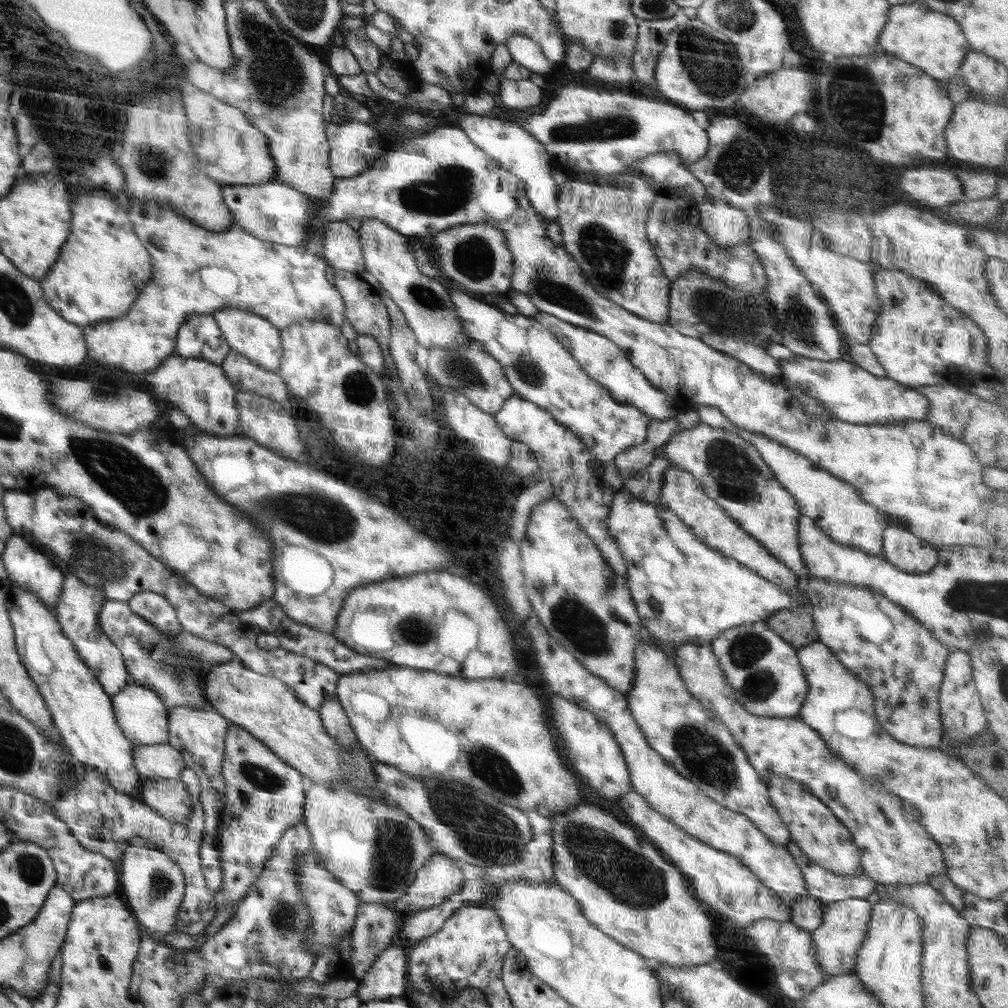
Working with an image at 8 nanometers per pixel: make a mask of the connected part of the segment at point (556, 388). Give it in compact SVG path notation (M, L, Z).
M455 287L451 289L450 299L462 319L464 333L479 342L484 350L491 353L503 366L506 379L512 385L515 394L546 409L556 421L568 428L598 461L607 465L621 453L646 441L648 426L653 418L648 417L640 407L617 401L606 386L591 379L568 349L556 340L549 328L542 326L533 317L508 314L498 306L474 299L465 291Z

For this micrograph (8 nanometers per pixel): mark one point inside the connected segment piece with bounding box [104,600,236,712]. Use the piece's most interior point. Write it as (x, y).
(173, 666)

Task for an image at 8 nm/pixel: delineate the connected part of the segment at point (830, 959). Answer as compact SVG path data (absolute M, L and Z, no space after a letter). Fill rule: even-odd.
M849 898L826 906L822 925L811 931L816 946L816 961L829 976L851 974L857 966L858 950L869 932L873 905L865 898Z

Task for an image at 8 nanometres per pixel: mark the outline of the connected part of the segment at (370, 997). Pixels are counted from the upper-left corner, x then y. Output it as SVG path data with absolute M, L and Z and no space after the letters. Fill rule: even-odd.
M404 947L384 950L372 969L359 981L355 994L362 1002L406 997L408 993L408 957Z

